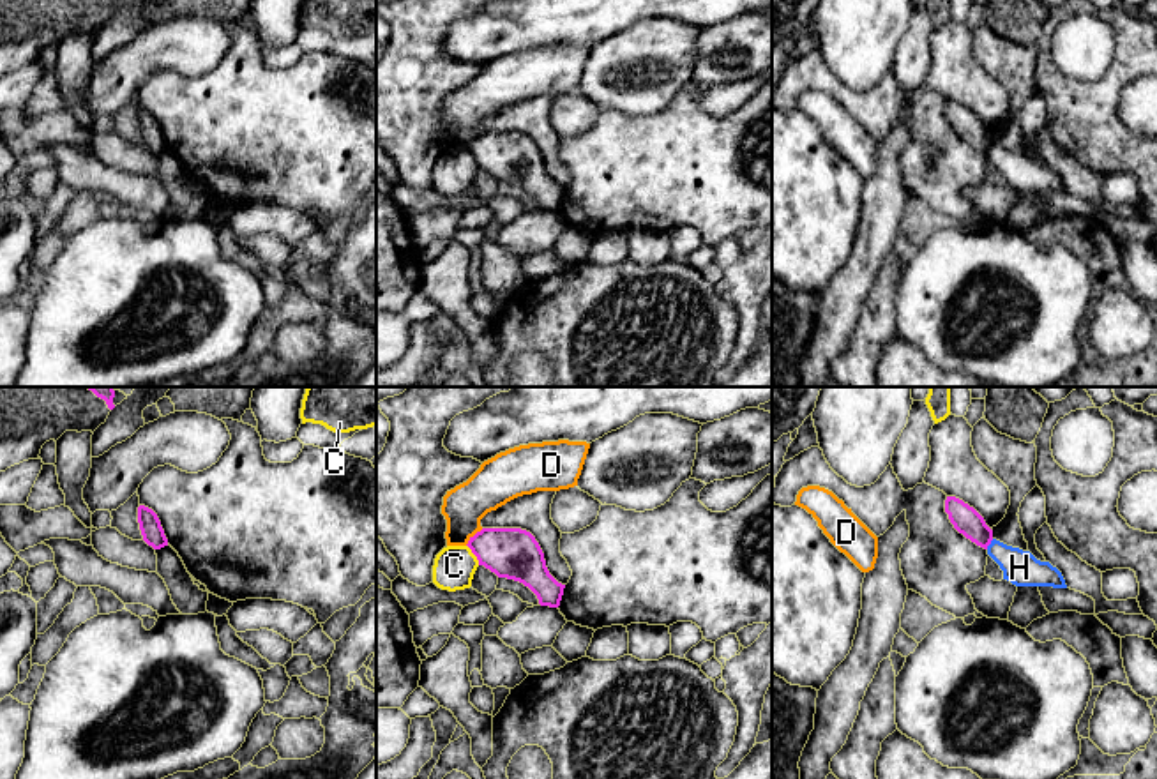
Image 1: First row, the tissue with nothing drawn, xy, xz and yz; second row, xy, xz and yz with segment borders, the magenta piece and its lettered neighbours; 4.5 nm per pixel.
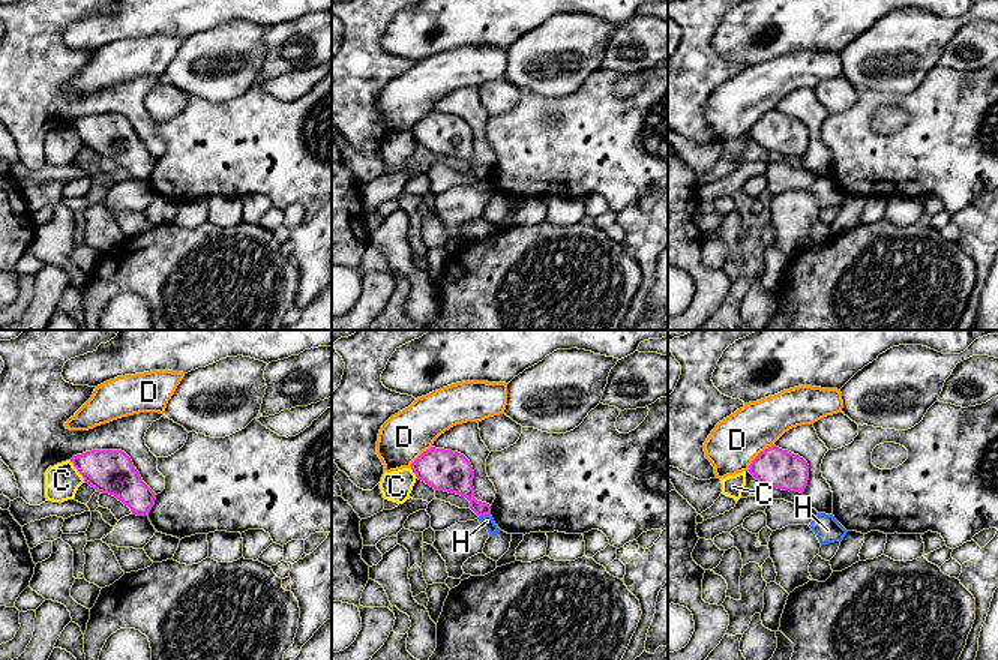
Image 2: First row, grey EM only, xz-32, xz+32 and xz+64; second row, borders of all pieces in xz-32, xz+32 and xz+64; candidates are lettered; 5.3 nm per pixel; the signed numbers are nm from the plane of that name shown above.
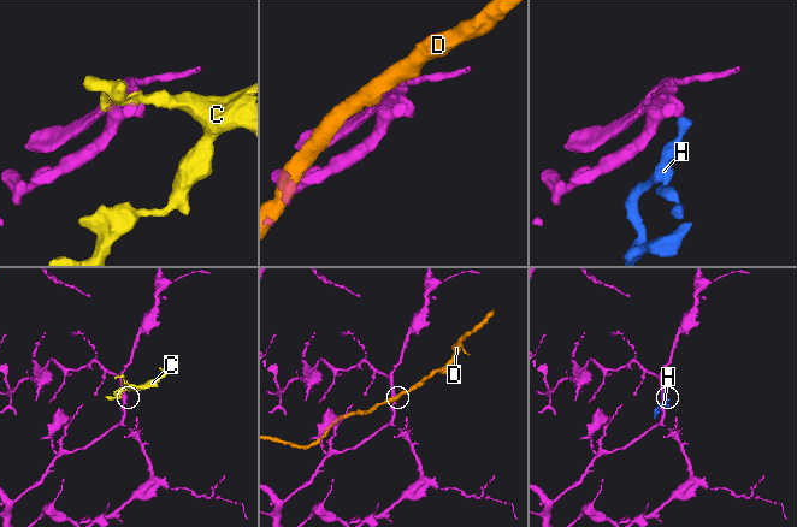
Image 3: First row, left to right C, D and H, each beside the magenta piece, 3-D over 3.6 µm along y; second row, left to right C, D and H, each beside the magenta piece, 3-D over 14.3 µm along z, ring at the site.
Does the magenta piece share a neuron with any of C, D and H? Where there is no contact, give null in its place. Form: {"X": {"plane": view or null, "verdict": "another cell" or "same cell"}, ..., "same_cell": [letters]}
{"C": {"plane": "xz", "verdict": "another cell"}, "D": {"plane": "xz", "verdict": "another cell"}, "H": {"plane": "yz", "verdict": "another cell"}, "same_cell": []}

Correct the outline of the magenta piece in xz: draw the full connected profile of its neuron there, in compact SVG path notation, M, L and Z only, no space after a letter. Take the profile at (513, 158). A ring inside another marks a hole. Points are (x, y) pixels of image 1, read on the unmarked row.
M482 132L466 148L498 182L528 191L541 210L558 212L565 189L548 175L544 157L535 141L521 132Z

